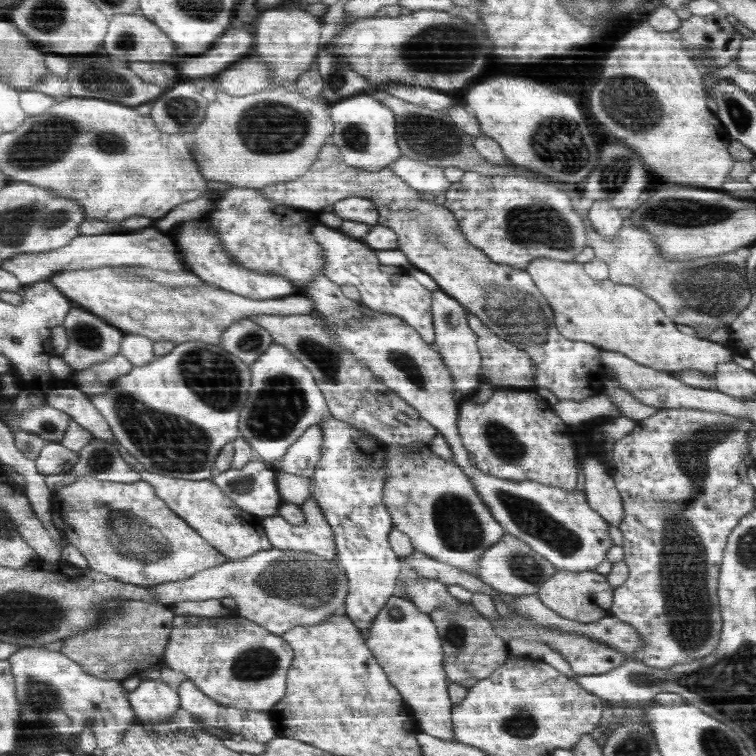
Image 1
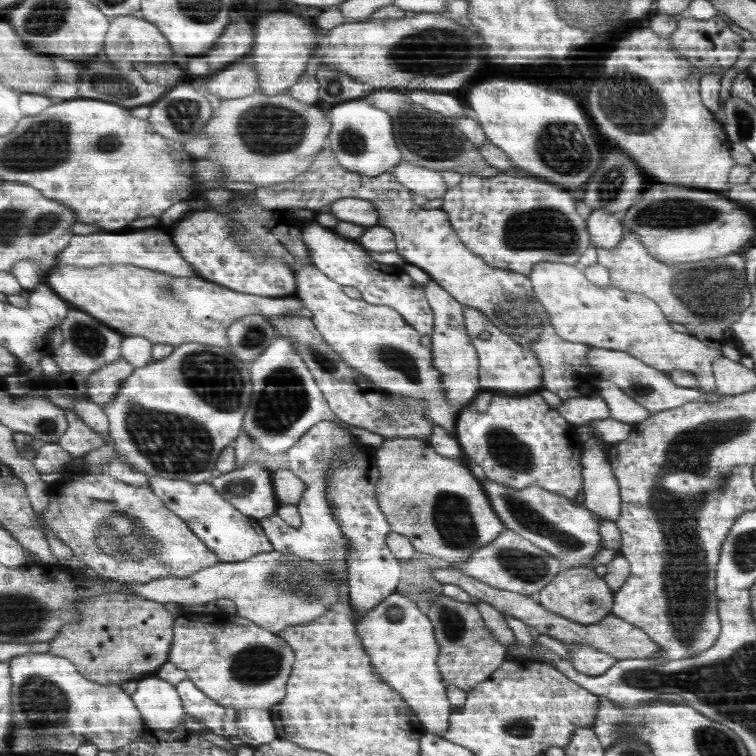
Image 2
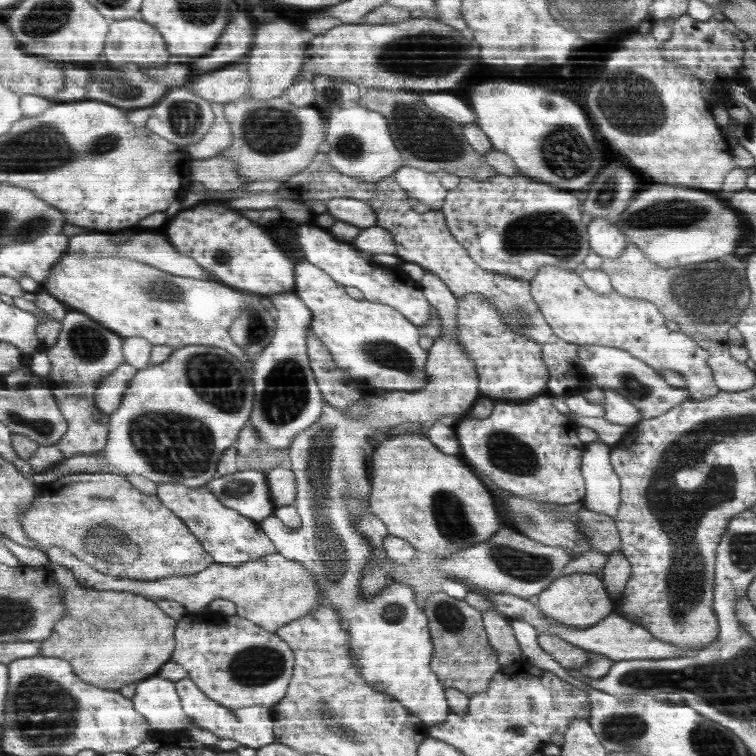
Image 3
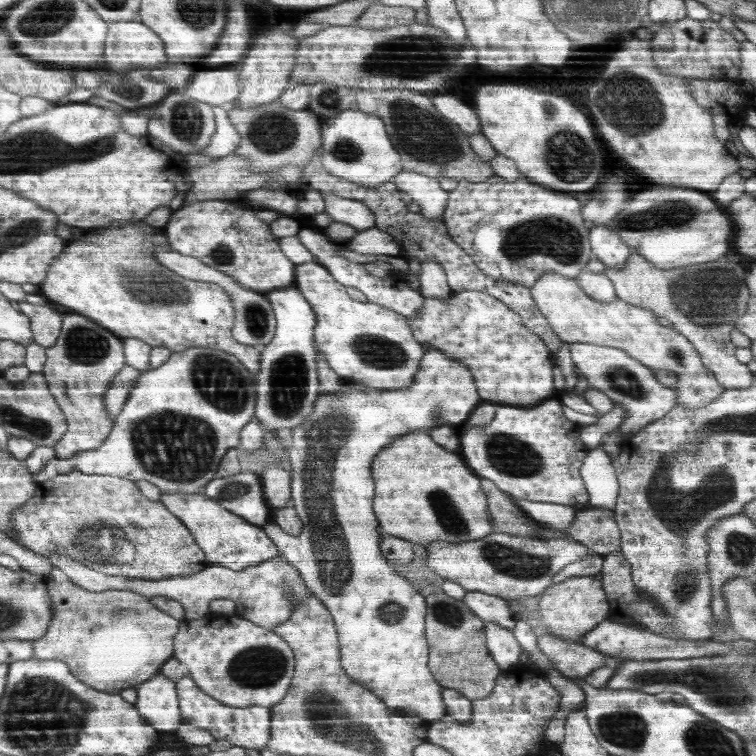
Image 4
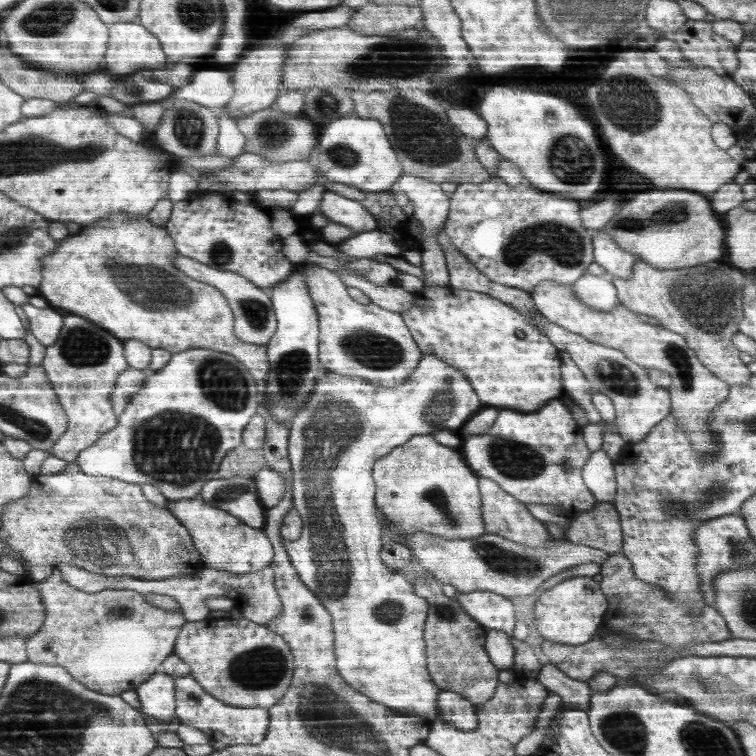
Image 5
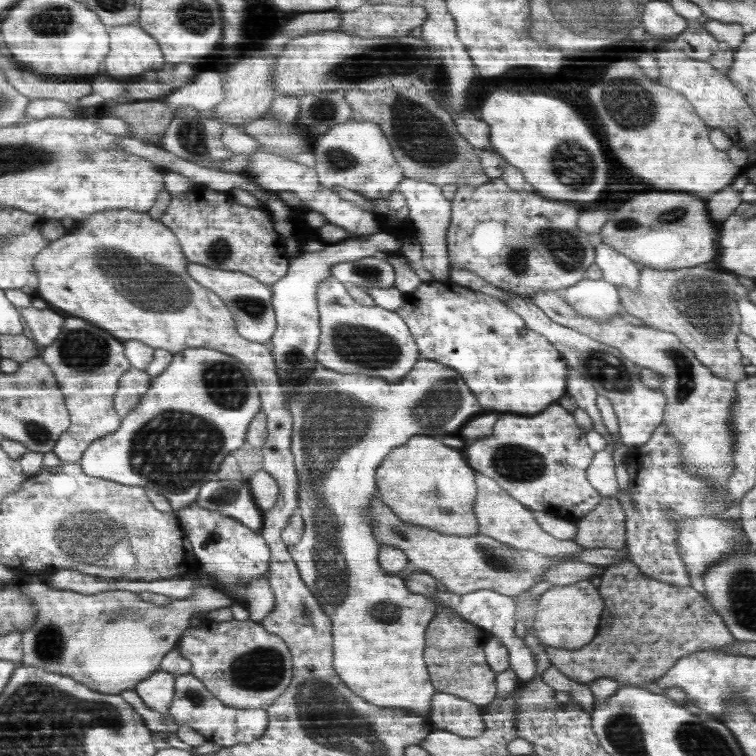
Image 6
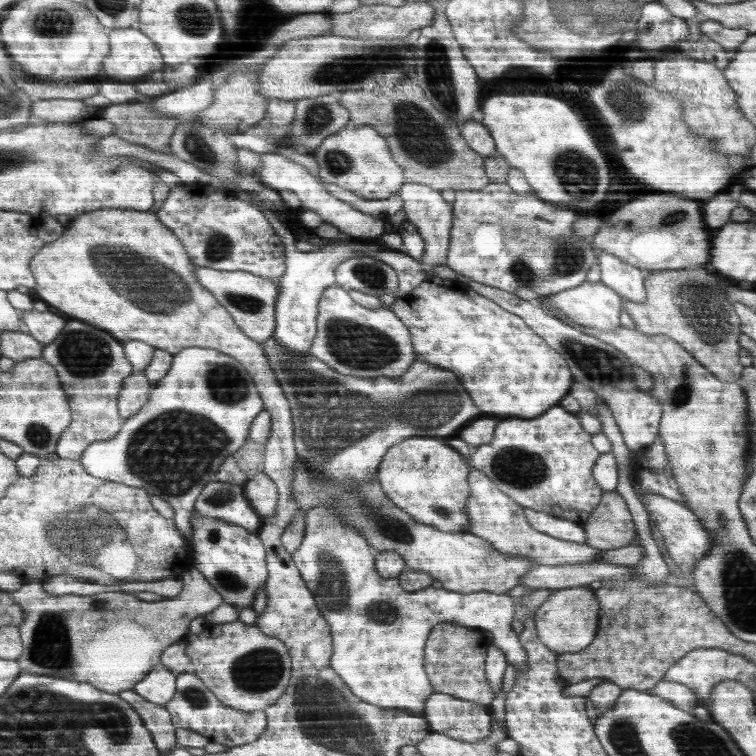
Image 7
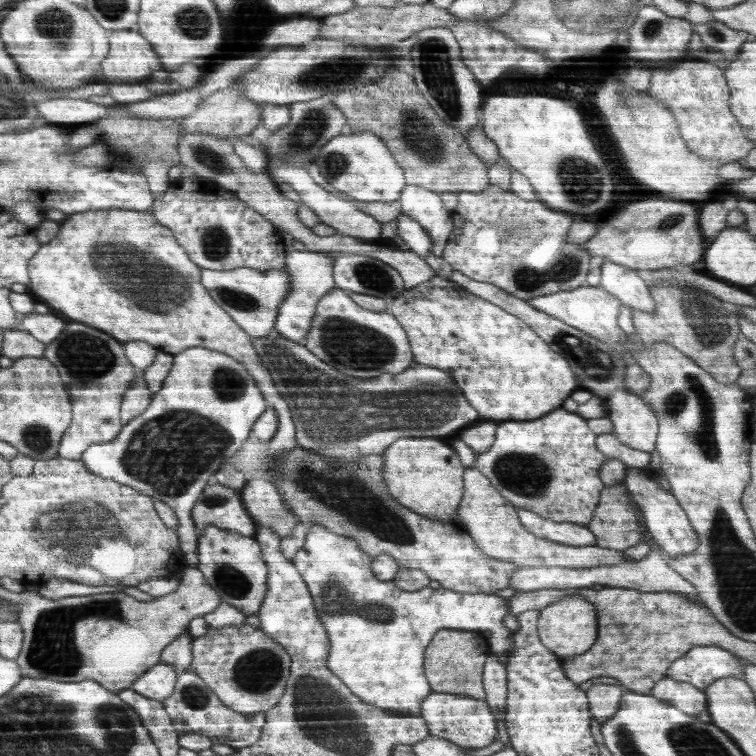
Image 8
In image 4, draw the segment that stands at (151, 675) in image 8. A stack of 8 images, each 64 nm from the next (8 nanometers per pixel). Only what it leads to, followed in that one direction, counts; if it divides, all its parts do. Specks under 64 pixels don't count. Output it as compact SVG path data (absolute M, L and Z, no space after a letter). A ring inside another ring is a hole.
M158 672L149 681L138 685L136 690L134 706L138 712L153 723L155 730L164 734L176 733L178 726L185 721L181 715L176 682Z

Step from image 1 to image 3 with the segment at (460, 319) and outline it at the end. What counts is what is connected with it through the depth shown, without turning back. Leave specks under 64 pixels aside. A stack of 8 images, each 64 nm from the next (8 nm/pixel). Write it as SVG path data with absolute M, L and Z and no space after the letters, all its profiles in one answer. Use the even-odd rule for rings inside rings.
M424 269L424 276L418 285L424 290L424 295L442 320L442 336L436 338L433 345L427 350L427 384L417 392L405 390L374 390L369 396L357 400L347 412L341 412L325 402L323 416L303 430L293 441L284 456L290 460L290 469L296 477L297 493L294 506L301 518L301 525L297 529L289 529L276 518L267 518L263 525L268 538L275 544L276 553L284 555L287 559L301 562L303 567L310 571L317 580L321 595L327 604L337 606L334 609L343 620L344 626L349 630L349 647L354 666L362 670L362 678L366 682L374 682L372 686L382 686L386 694L394 694L390 698L398 700L410 713L421 718L421 722L430 728L443 724L449 716L449 704L446 704L444 686L437 674L430 668L434 657L434 642L428 626L425 611L417 604L417 596L406 582L391 580L383 592L371 598L361 596L361 581L363 570L371 561L371 544L367 538L355 528L355 520L366 511L370 511L369 494L372 490L372 475L370 460L376 447L370 443L374 437L379 441L388 438L387 432L404 423L422 423L426 429L438 422L458 422L473 408L478 398L479 376L475 360L463 349L456 339L457 307L459 302L453 291L435 276L433 272Z

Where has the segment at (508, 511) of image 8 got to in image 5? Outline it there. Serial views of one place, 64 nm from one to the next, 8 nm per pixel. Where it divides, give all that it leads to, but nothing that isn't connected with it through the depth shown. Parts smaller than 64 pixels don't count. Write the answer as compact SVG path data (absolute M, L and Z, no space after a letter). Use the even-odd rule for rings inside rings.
M481 477L480 491L483 498L482 512L483 520L486 522L486 533L499 534L529 547L547 547L553 541L554 538L546 530L545 523L534 518L525 503L514 498L514 495L509 492L502 490L493 479Z

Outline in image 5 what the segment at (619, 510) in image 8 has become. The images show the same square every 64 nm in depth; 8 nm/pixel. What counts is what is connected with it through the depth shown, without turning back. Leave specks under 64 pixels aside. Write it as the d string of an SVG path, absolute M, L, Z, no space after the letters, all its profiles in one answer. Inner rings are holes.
M614 502L597 503L571 519L564 538L584 546L618 553L624 544L621 517Z

